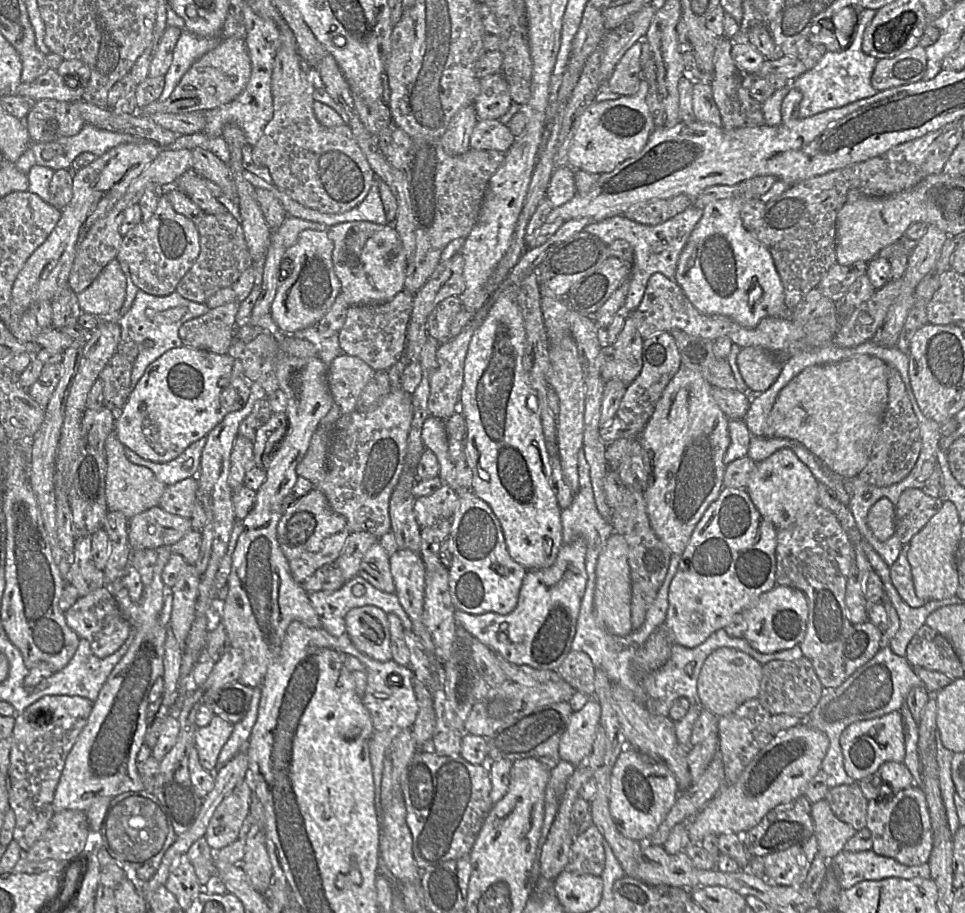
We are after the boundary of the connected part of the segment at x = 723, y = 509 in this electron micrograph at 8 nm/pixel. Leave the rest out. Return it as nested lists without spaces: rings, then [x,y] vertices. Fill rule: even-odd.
[[[724,488],[706,509],[680,555],[668,589],[664,624],[648,638],[634,660],[638,672],[650,673],[670,657],[672,644],[695,648],[762,594],[776,586],[777,528],[762,518],[745,488]]]

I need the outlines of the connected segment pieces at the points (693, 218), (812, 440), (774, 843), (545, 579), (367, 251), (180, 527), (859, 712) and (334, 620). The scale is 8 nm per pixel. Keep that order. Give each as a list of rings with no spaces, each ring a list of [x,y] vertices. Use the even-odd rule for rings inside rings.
[[[689,207],[667,221],[658,225],[645,225],[626,218],[615,216],[587,225],[582,231],[597,236],[603,243],[610,245],[617,239],[624,239],[634,249],[633,271],[627,294],[622,306],[623,312],[634,311],[640,304],[647,283],[654,274],[662,274],[674,280],[679,256],[685,247],[691,232],[698,224],[703,213],[703,207]]]
[[[867,355],[807,367],[780,391],[767,418],[764,436],[796,440],[843,480],[856,476],[868,463],[887,403],[889,370],[884,361]]]
[[[802,795],[770,810],[755,827],[744,834],[750,854],[753,857],[765,857],[806,842],[814,834],[811,806],[808,798]]]
[[[581,538],[563,543],[555,562],[544,569],[528,570],[514,610],[501,615],[494,612],[475,615],[455,611],[455,621],[514,665],[556,670],[571,651],[580,604],[587,584],[586,543]]]
[[[353,221],[326,228],[333,242],[332,261],[348,306],[382,303],[404,289],[407,257],[400,238],[391,223],[377,224]]]
[[[156,506],[128,520],[129,546],[131,550],[171,546],[192,529],[190,518],[168,513]]]
[[[888,645],[881,648],[870,661],[855,671],[841,686],[825,689],[818,704],[805,718],[805,722],[825,733],[829,739],[829,747],[821,765],[822,770],[827,774],[829,788],[855,782],[847,775],[844,768],[840,746],[840,736],[843,731],[852,723],[899,711],[905,704],[908,693],[918,687],[923,687],[923,683],[914,668],[904,657],[896,655]]]
[[[361,576],[345,581],[344,584],[333,592],[317,591],[307,593],[308,599],[319,616],[322,627],[333,635],[340,644],[341,651],[344,654],[356,657],[359,660],[359,650],[353,645],[346,630],[345,616],[356,607],[373,605],[382,609],[387,614],[392,613],[399,618],[404,629],[412,629],[412,621],[401,606],[396,593],[386,593],[378,590],[369,581]]]

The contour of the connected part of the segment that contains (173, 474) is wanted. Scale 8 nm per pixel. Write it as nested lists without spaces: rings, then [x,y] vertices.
[[[203,437],[189,445],[177,458],[166,463],[146,460],[126,447],[124,452],[130,462],[149,468],[159,481],[170,486],[184,479],[197,477],[205,444],[206,438]]]

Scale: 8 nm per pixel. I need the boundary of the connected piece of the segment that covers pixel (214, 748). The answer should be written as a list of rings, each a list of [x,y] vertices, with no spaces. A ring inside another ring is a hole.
[[[214,716],[207,726],[195,733],[195,747],[199,762],[208,771],[214,772],[222,747],[232,734],[234,724]]]

